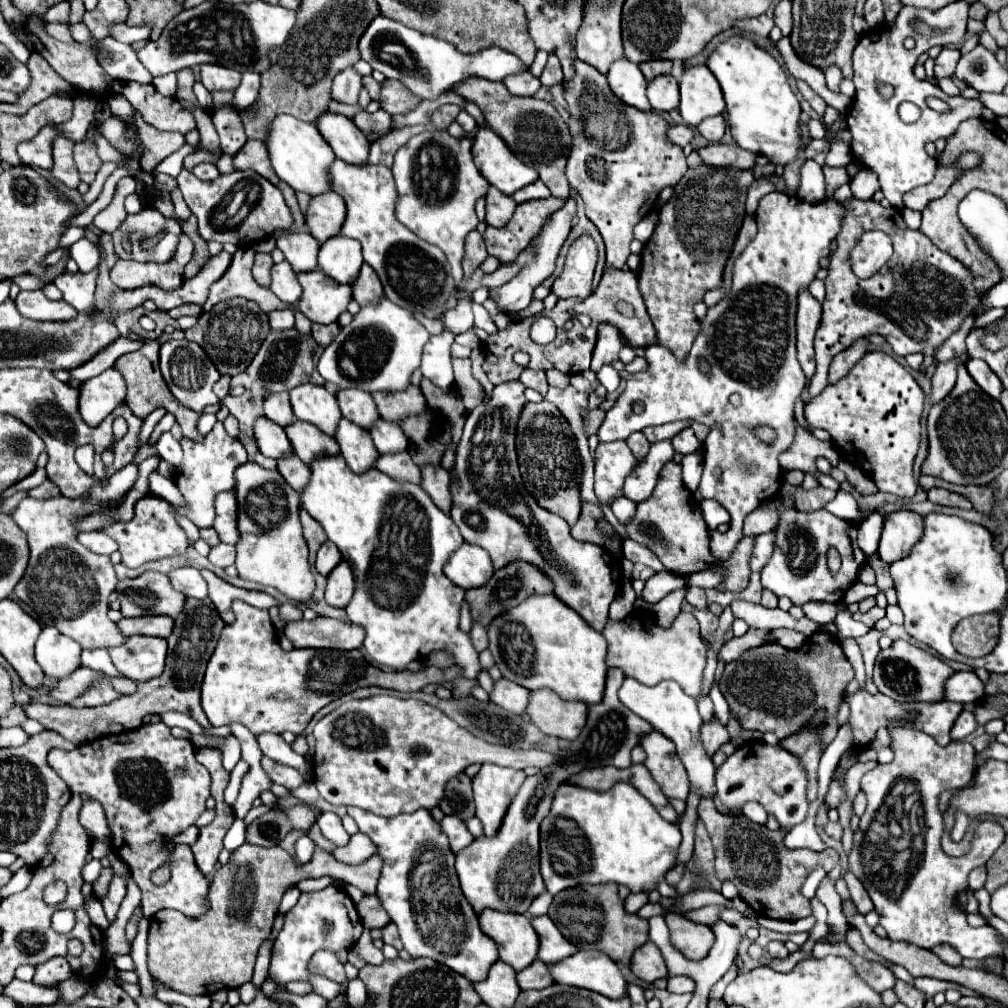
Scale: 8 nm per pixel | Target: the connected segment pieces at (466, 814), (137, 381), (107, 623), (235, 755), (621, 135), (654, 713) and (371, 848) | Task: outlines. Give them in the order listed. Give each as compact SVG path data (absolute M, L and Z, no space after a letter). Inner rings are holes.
M459 773L455 779L447 783L447 791L443 803L439 805L445 815L455 815L461 821L467 821L475 815L471 779L465 773Z
M145 341L141 349L133 351L133 353L127 353L127 355L121 355L117 361L115 361L115 367L119 367L119 371L123 373L125 381L127 381L127 399L125 403L131 407L131 411L135 411L135 415L139 415L141 419L145 419L151 411L155 411L157 407L165 407L167 413L173 413L177 423L181 425L183 429L183 435L193 439L193 441L203 441L205 435L201 435L197 431L197 423L199 423L199 417L201 413L195 413L187 407L183 407L169 391L167 383L163 381L161 377L161 371L159 371L159 343L157 341Z
M129 463L111 475L105 483L95 483L91 493L81 499L55 497L39 501L27 497L11 513L13 521L27 533L31 549L27 571L13 593L39 615L39 621L43 625L57 627L61 633L73 637L83 649L115 647L123 643L125 637L107 617L109 595L117 587L113 563L107 555L95 555L77 541L77 529L73 527L73 521L77 517L83 517L85 509L95 509L101 503L113 501L115 497L129 491L137 481L137 471L137 463Z
M229 735L227 743L221 749L221 753L223 753L223 767L225 767L225 771L231 773L233 767L237 765L237 761L239 761L239 757L241 757L241 753L239 753L239 741L233 735Z
M575 61L575 75L571 83L565 87L565 99L569 103L569 129L573 135L573 149L571 157L567 161L567 179L573 189L577 189L587 217L597 225L597 229L603 235L605 249L607 249L607 265L613 265L617 269L625 269L627 257L629 257L629 245L633 241L633 227L655 207L655 201L663 187L677 185L679 179L689 169L685 163L683 149L667 139L669 123L657 115L657 113L643 113L635 111L633 107L627 107L611 95L611 89L607 87L605 75L595 71L595 67Z
M625 679L621 689L619 689L619 699L641 719L649 721L653 725L653 729L661 731L665 737L669 737L675 747L677 747L677 755L683 761L689 781L691 781L691 789L697 789L697 793L701 797L711 797L715 795L715 765L711 761L711 757L707 755L703 743L701 743L701 725L703 719L697 711L697 701L693 697L689 697L675 681L661 681L653 687L643 685L635 679Z
M355 833L351 835L351 843L347 843L345 847L337 847L333 851L333 855L349 865L359 865L363 861L367 861L371 855L377 853L377 845L363 833Z

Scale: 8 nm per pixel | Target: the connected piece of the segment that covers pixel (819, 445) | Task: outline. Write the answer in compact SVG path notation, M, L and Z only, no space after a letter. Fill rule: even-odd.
M797 425L795 443L787 451L783 451L783 455L779 455L779 463L785 471L799 470L817 477L817 457L828 458L833 467L836 467L840 454L831 441L819 441L813 433L807 433L801 425Z

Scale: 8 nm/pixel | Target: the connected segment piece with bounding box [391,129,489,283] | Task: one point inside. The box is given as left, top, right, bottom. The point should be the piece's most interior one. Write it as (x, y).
(438, 185)

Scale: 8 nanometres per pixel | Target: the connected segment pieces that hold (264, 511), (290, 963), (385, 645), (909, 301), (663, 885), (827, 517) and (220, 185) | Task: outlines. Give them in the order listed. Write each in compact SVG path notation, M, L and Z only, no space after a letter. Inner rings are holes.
M245 463L237 471L239 541L237 573L241 579L279 589L283 595L305 601L315 589L315 579L307 561L307 543L299 521L299 493L293 491L279 471L267 471L257 463Z
M329 885L321 891L301 893L297 905L285 913L283 929L273 943L269 979L275 985L287 985L289 981L307 981L307 983L311 983L313 991L319 993L321 997L335 999L337 995L341 995L341 985L333 983L327 977L309 973L309 957L323 947L327 947L331 951L351 949L357 943L357 939L361 937L361 931L363 931L363 923L359 919L357 907L343 889Z
M335 455L335 457L321 457L317 459L315 463L311 463L311 481L307 485L307 489L301 493L301 501L305 505L305 509L309 511L309 515L325 529L327 533L327 539L331 543L335 543L343 555L343 561L349 563L349 567L353 569L353 577L355 577L355 595L351 599L351 603L345 607L347 617L351 623L359 625L365 629L365 643L363 647L367 649L367 653L371 655L371 659L375 663L381 663L381 665L387 665L395 671L403 671L411 661L417 661L417 659L425 659L429 653L433 651L439 651L439 649L445 649L449 653L453 653L455 657L455 663L459 663L463 667L463 675L467 679L477 679L477 675L481 673L481 665L479 665L479 657L477 657L477 651L471 647L471 639L467 633L461 633L459 631L459 615L461 615L461 603L463 603L463 595L465 591L459 589L457 585L453 585L445 573L443 573L443 565L447 563L447 559L463 545L463 537L459 533L459 529L455 527L453 519L449 519L443 511L439 511L435 507L435 503L431 501L431 497L419 487L419 485L409 485L409 483L395 483L393 479L389 479L387 475L383 475L381 471L367 471L367 475L355 475L347 463L343 463L343 457L341 455Z
M853 199L851 203L845 203L847 207L847 215L841 227L841 233L837 235L837 251L831 255L831 263L829 263L829 277L825 279L825 287L827 287L827 295L823 301L823 317L821 317L821 325L815 337L815 359L817 359L817 373L813 375L811 383L809 383L809 395L815 397L819 391L823 391L823 387L827 385L827 369L831 359L845 351L853 341L857 341L859 337L867 337L873 333L879 333L887 339L887 343L893 347L893 351L897 355L909 355L909 353L923 353L925 357L935 357L935 351L961 327L961 323L975 315L975 319L987 311L983 309L983 301L985 297L979 297L977 289L975 289L975 275L957 259L953 259L951 255L947 255L945 251L937 249L931 239L927 239L927 235L923 235L921 231L913 231L905 225L901 211L895 207L881 207L881 203L869 199L869 201L861 201L861 199ZM879 229L883 233L887 233L893 241L893 257L869 279L859 279L853 271L851 271L851 249L859 243L861 235L867 231Z
M563 783L553 797L549 815L541 821L541 875L545 879L547 891L557 895L559 891L575 885L597 885L597 883L617 883L629 887L633 893L651 893L657 889L665 898L678 899L676 890L665 881L665 875L677 861L677 851L681 843L681 833L675 823L665 821L657 809L627 783L615 783L609 791L599 793L583 789L571 783Z
M781 497L777 499L779 503L779 523L777 523L777 539L775 539L775 553L769 559L767 567L763 567L761 571L761 583L765 589L773 591L777 597L785 595L789 597L795 605L803 605L807 601L829 601L829 603L841 603L845 591L857 581L857 571L859 567L865 563L865 553L859 549L857 545L857 525L843 521L835 515L831 515L829 511L821 509L821 511L813 511L813 513L801 513L801 511L789 511L785 509L785 505L781 503ZM835 545L843 565L839 569L837 575L831 575L827 571L827 547Z
M183 169L177 183L185 203L199 221L199 233L205 241L253 245L277 229L291 227L291 213L281 191L255 171L233 171L215 181L201 181Z

